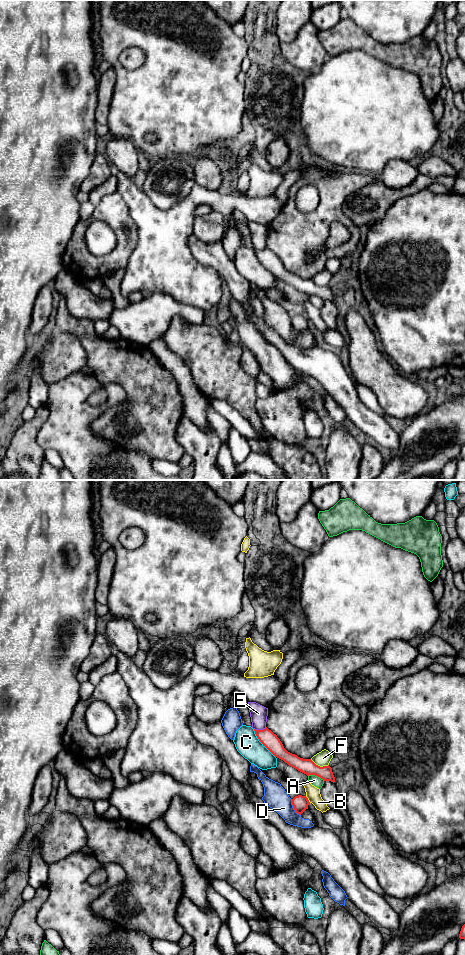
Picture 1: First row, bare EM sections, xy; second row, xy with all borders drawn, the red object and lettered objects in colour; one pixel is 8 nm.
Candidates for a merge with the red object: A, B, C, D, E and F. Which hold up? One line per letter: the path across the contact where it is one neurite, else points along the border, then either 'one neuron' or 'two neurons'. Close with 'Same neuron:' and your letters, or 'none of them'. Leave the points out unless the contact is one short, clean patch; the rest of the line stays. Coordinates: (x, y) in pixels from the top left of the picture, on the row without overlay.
A: two neurons
B: two neurons
C: two neurons
D: two neurons
E: border along xy (266, 247), (254, 249); two neurons
F: two neurons
Same neuron: none of them

